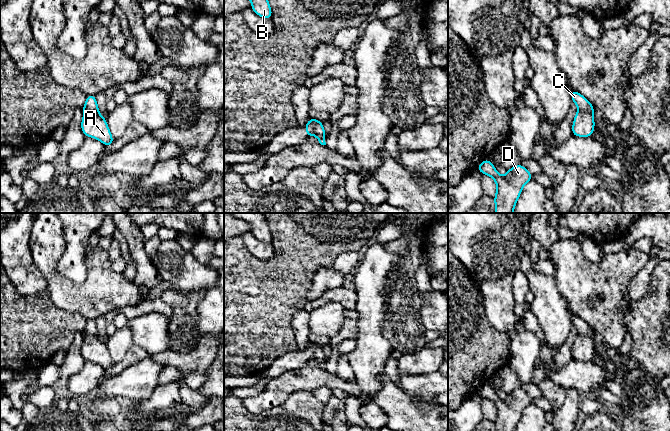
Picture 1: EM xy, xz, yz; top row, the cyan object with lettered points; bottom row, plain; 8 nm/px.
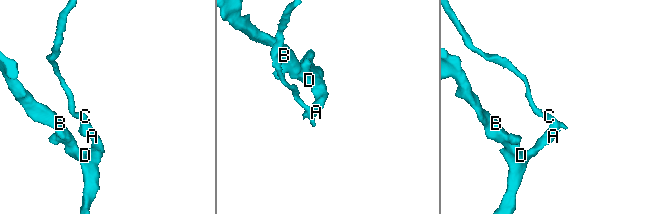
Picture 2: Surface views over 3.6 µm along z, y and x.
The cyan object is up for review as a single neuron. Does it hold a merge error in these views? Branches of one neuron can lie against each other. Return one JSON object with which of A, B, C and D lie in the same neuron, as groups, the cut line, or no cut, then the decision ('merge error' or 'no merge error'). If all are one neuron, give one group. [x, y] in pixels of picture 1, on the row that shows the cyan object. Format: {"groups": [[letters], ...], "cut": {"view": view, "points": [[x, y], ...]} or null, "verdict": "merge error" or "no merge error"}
{"groups": [["A", "B", "D"], ["C"]], "cut": {"view": "xy", "points": [[83, 107], [98, 112]]}, "verdict": "merge error"}

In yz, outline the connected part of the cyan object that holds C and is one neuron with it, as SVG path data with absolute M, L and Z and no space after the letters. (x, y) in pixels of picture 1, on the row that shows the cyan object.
M571 91L571 100L576 103L578 110L590 111L593 114L593 105L579 92Z

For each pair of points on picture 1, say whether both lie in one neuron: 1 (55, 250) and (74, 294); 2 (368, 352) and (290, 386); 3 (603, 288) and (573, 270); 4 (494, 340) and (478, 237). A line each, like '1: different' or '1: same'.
1: same
2: different
3: same
4: different

